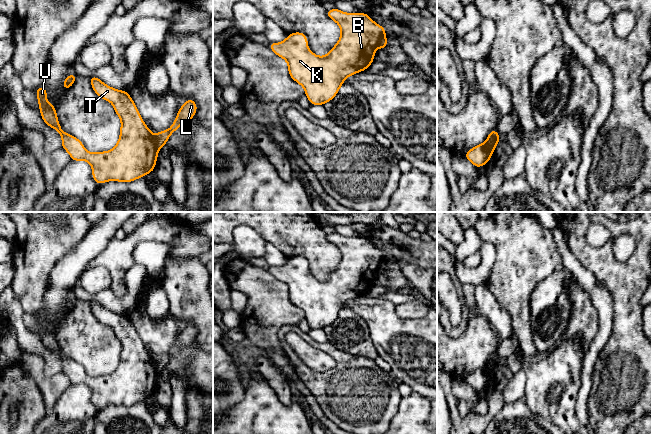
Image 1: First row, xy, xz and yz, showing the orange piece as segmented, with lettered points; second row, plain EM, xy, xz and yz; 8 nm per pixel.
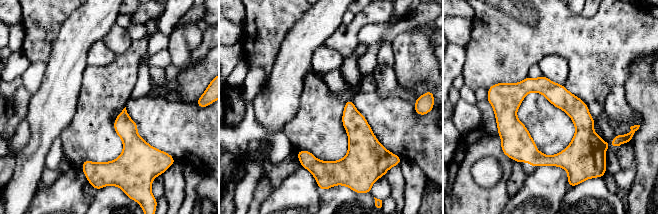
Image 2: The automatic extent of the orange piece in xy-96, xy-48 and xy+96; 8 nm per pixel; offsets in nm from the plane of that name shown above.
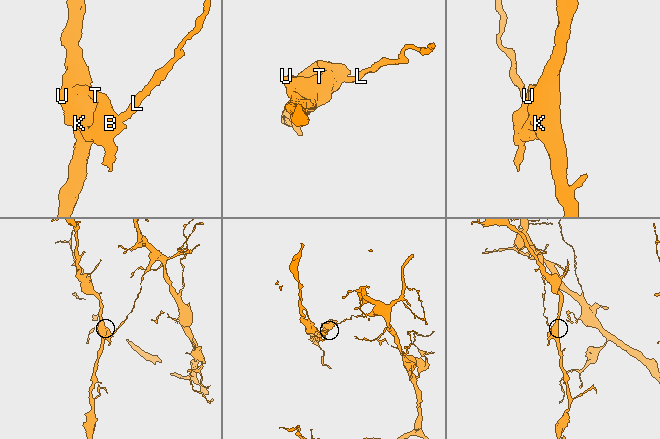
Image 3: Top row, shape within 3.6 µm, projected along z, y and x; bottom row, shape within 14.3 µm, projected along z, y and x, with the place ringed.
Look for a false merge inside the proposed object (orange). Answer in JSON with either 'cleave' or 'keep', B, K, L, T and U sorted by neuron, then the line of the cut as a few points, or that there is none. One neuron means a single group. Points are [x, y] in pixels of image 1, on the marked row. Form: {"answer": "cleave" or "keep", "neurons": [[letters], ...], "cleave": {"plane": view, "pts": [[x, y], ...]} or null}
{"answer": "cleave", "neurons": [["B", "K", "T", "U"], ["L"]], "cleave": {"plane": "xy", "pts": [[154, 136], [154, 142], [158, 149]]}}

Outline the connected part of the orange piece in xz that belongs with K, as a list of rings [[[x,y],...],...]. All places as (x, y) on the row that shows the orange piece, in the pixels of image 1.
[[[333,8],[326,14],[340,26],[341,36],[325,56],[317,56],[308,49],[307,36],[302,32],[291,33],[283,42],[268,45],[276,55],[286,60],[290,77],[305,89],[311,105],[326,104],[337,95],[348,76],[365,71],[374,61],[380,40],[386,37],[385,28],[375,23],[367,13],[345,13]]]

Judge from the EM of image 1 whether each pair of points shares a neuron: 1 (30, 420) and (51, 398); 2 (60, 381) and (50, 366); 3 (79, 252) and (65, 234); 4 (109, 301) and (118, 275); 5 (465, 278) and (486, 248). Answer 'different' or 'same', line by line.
1: different
2: different
3: different
4: different
5: same

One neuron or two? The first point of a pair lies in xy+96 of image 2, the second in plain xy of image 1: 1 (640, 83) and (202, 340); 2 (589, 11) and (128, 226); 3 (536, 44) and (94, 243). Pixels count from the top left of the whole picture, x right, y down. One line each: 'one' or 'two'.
1: one
2: one
3: two

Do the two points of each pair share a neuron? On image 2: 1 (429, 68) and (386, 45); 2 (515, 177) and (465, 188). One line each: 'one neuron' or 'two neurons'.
1: two neurons
2: two neurons

